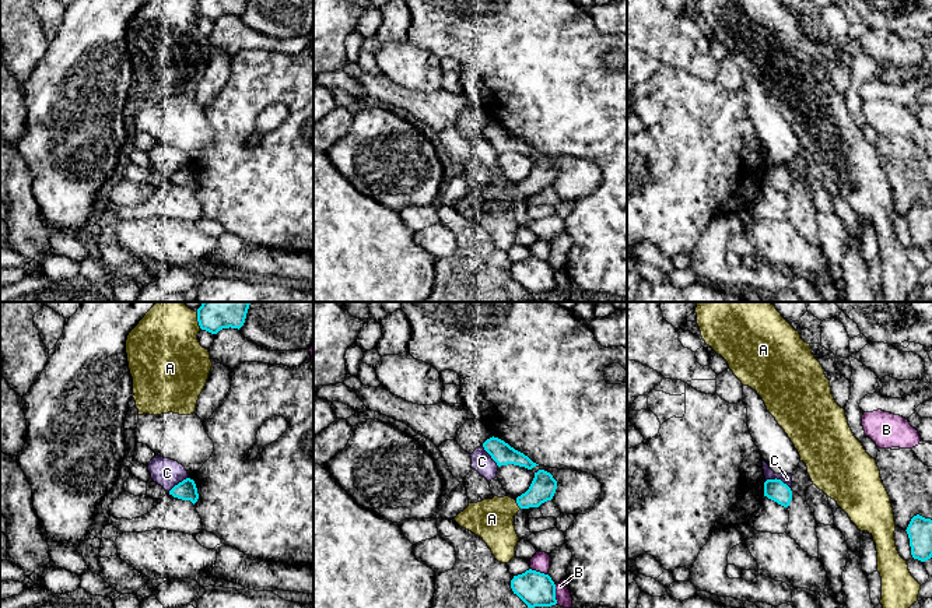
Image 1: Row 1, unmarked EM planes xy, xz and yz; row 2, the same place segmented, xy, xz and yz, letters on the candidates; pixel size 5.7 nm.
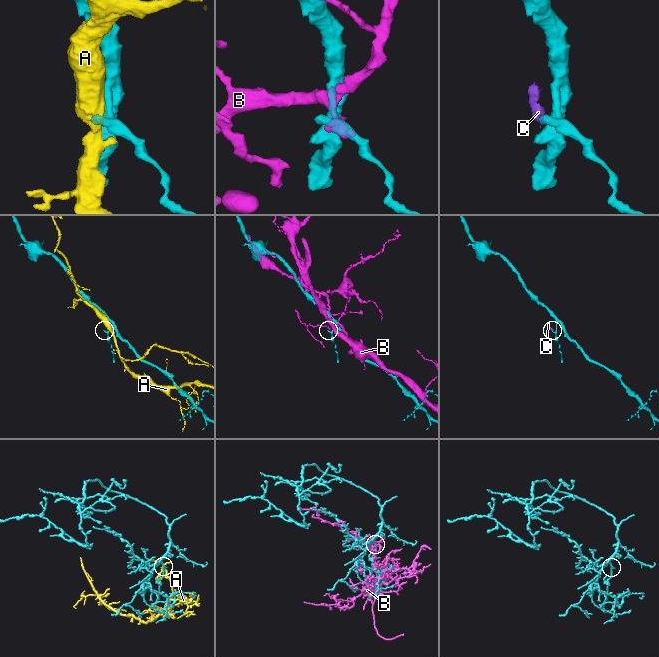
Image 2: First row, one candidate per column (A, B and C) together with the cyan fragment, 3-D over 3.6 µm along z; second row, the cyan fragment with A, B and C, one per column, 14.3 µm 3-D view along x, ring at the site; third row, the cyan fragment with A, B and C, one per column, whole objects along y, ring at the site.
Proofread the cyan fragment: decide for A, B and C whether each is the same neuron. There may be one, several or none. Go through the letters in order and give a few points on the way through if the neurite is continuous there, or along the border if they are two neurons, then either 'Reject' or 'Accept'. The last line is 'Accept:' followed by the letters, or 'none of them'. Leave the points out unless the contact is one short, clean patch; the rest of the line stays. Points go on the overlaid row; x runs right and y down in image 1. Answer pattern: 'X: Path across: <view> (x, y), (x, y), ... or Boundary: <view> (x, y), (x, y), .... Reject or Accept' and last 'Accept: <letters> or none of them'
A: Reject
B: Reject
C: Reject
Accept: none of them

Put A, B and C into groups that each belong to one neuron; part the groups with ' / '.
A / B / C

